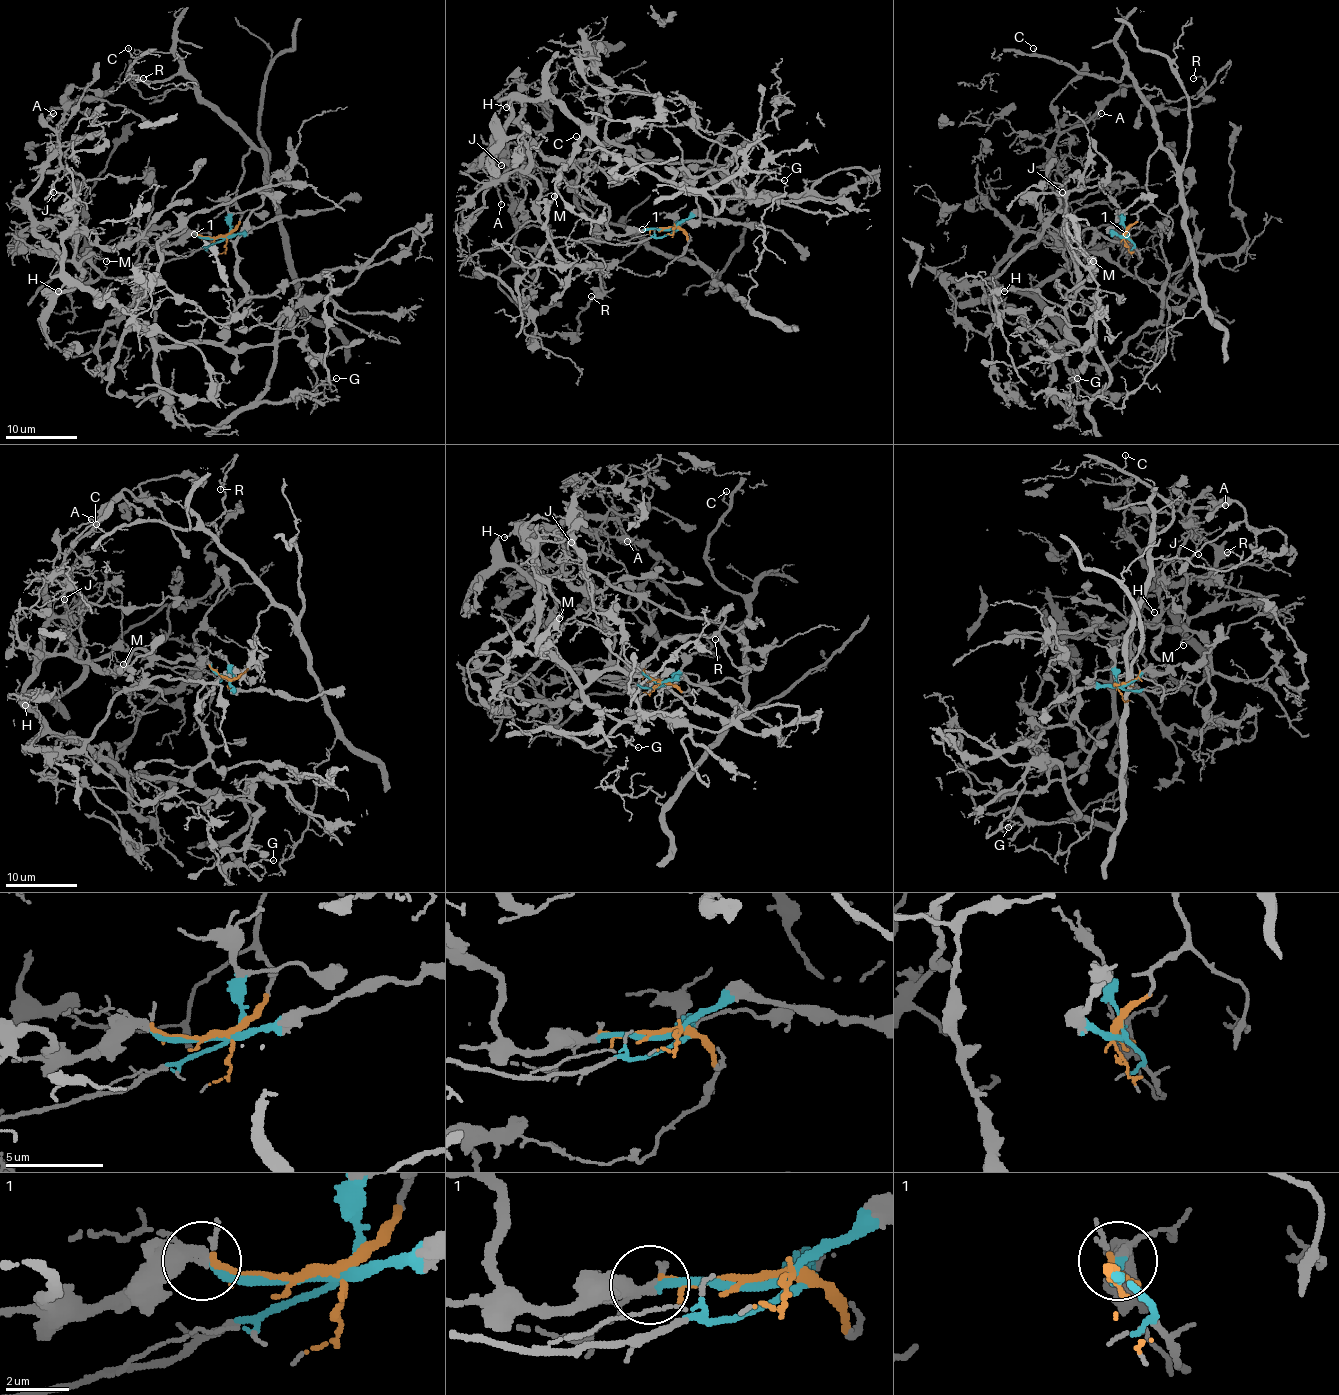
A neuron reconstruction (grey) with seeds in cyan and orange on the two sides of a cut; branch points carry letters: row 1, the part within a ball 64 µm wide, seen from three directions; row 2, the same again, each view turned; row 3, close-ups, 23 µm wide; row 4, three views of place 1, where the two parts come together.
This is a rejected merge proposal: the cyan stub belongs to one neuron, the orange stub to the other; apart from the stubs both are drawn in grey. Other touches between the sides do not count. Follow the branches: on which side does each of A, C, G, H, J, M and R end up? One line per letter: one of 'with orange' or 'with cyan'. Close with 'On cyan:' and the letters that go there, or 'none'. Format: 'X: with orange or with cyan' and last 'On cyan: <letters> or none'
A: with cyan
C: with orange
G: with cyan
H: with cyan
J: with cyan
M: with cyan
R: with orange
On cyan: A, G, H, J, M

